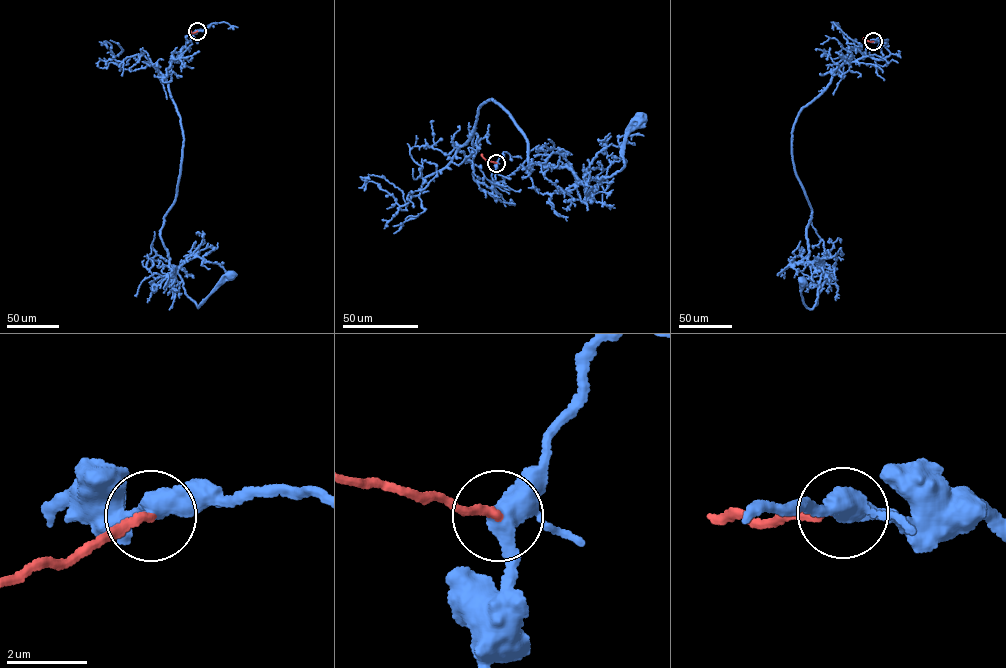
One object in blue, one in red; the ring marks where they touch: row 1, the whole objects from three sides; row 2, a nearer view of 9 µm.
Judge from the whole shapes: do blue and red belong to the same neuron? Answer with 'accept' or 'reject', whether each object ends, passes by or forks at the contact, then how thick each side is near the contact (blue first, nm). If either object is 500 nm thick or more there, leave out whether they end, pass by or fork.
accept; blue passes by; red ends; calibres 460 and 200 nm

